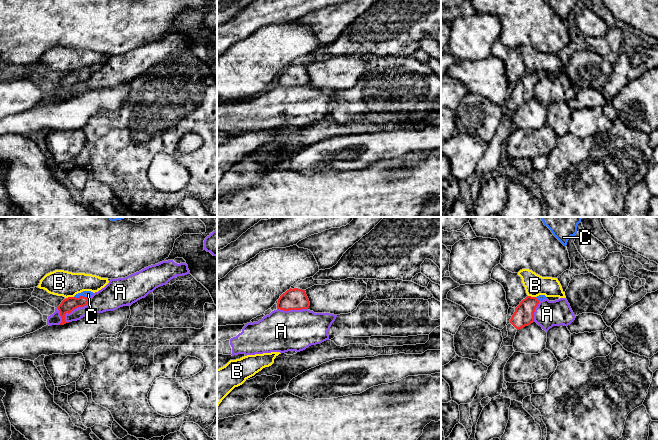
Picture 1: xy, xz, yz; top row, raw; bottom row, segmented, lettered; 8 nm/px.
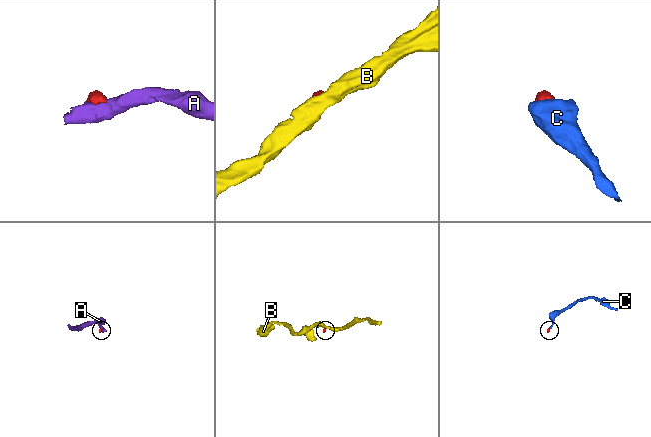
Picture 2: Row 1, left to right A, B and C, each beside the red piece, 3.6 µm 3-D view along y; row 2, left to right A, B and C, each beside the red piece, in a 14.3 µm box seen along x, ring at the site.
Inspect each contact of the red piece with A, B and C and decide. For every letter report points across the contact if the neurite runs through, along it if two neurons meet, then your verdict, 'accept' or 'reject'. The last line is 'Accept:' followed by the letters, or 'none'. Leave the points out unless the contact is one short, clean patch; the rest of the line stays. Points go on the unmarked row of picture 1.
A: along xy (90, 74), (85, 81), (78, 82), (66, 89), (64, 96) | reject
B: along xy (73, 72), (66, 74) | reject
C: across xy (69, 80), (77, 77), (82, 72), (88, 70) | accept
Accept: C

